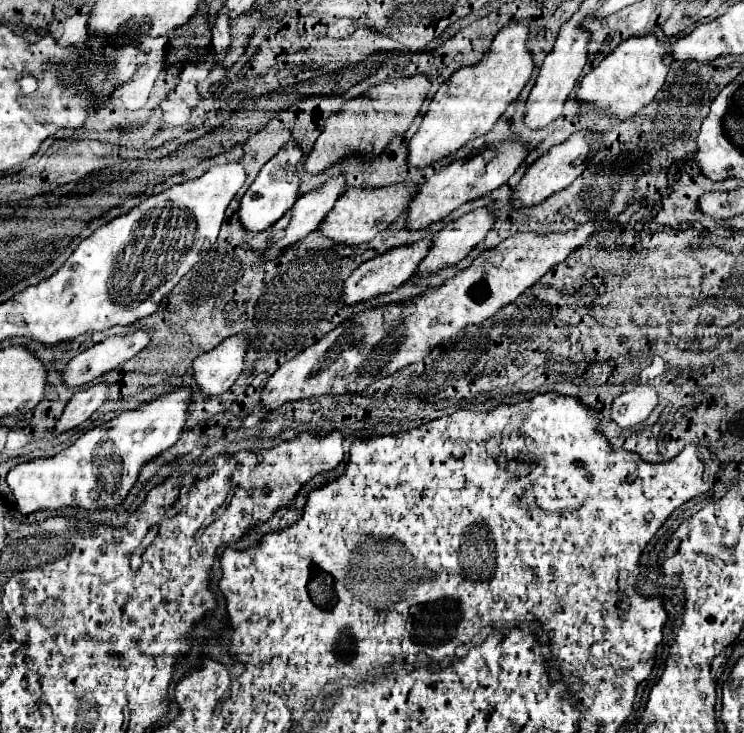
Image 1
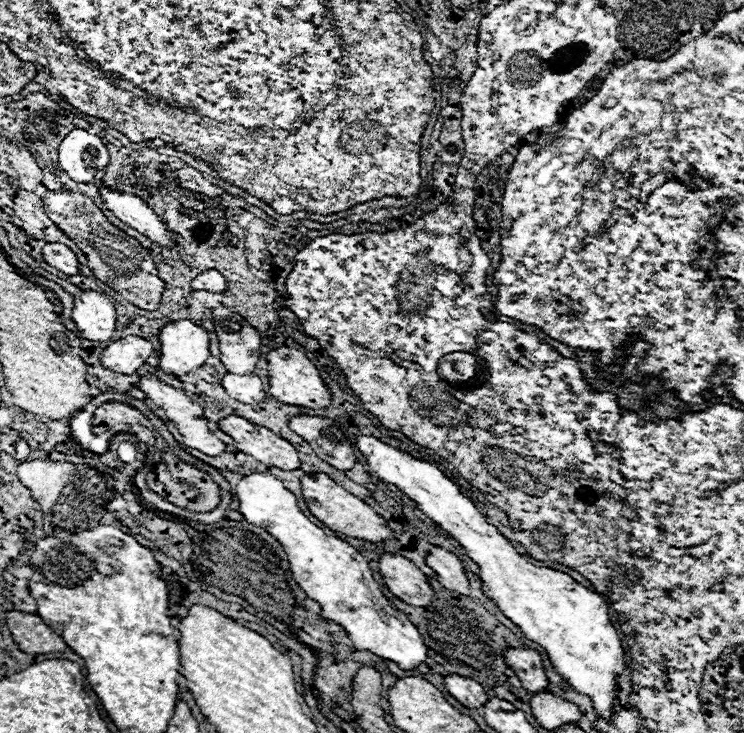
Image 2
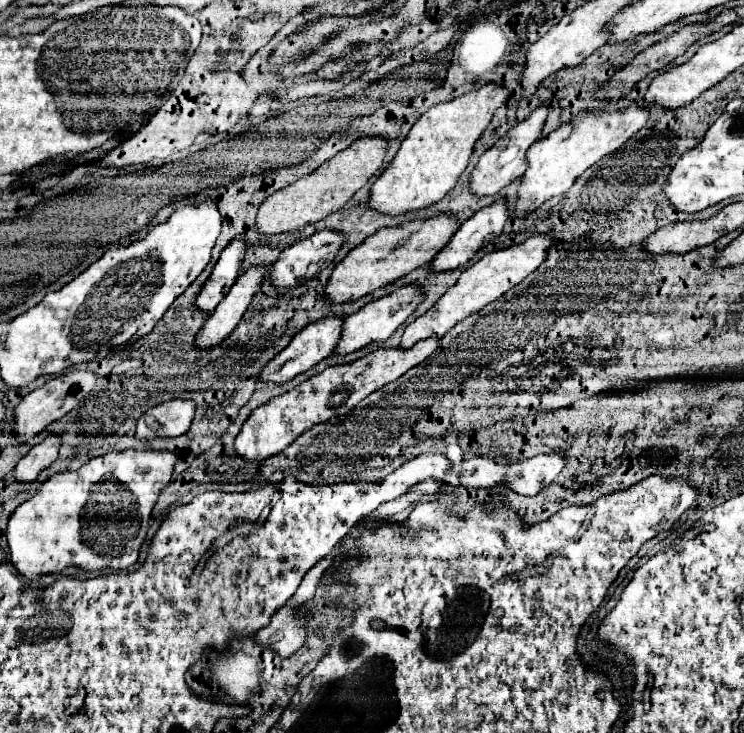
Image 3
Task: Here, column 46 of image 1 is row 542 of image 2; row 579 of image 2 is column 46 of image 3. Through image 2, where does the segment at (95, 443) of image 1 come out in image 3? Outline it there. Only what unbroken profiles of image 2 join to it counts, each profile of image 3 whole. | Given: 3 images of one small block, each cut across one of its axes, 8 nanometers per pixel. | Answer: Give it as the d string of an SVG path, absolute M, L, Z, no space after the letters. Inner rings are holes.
M124 450L92 456L76 472L58 472L48 478L40 490L26 502L22 502L8 520L8 548L10 560L20 574L34 580L46 572L60 572L66 566L82 566L88 570L98 568L126 568L136 562L138 550L148 532L148 520L158 500L160 490L172 480L176 456L170 450Z

